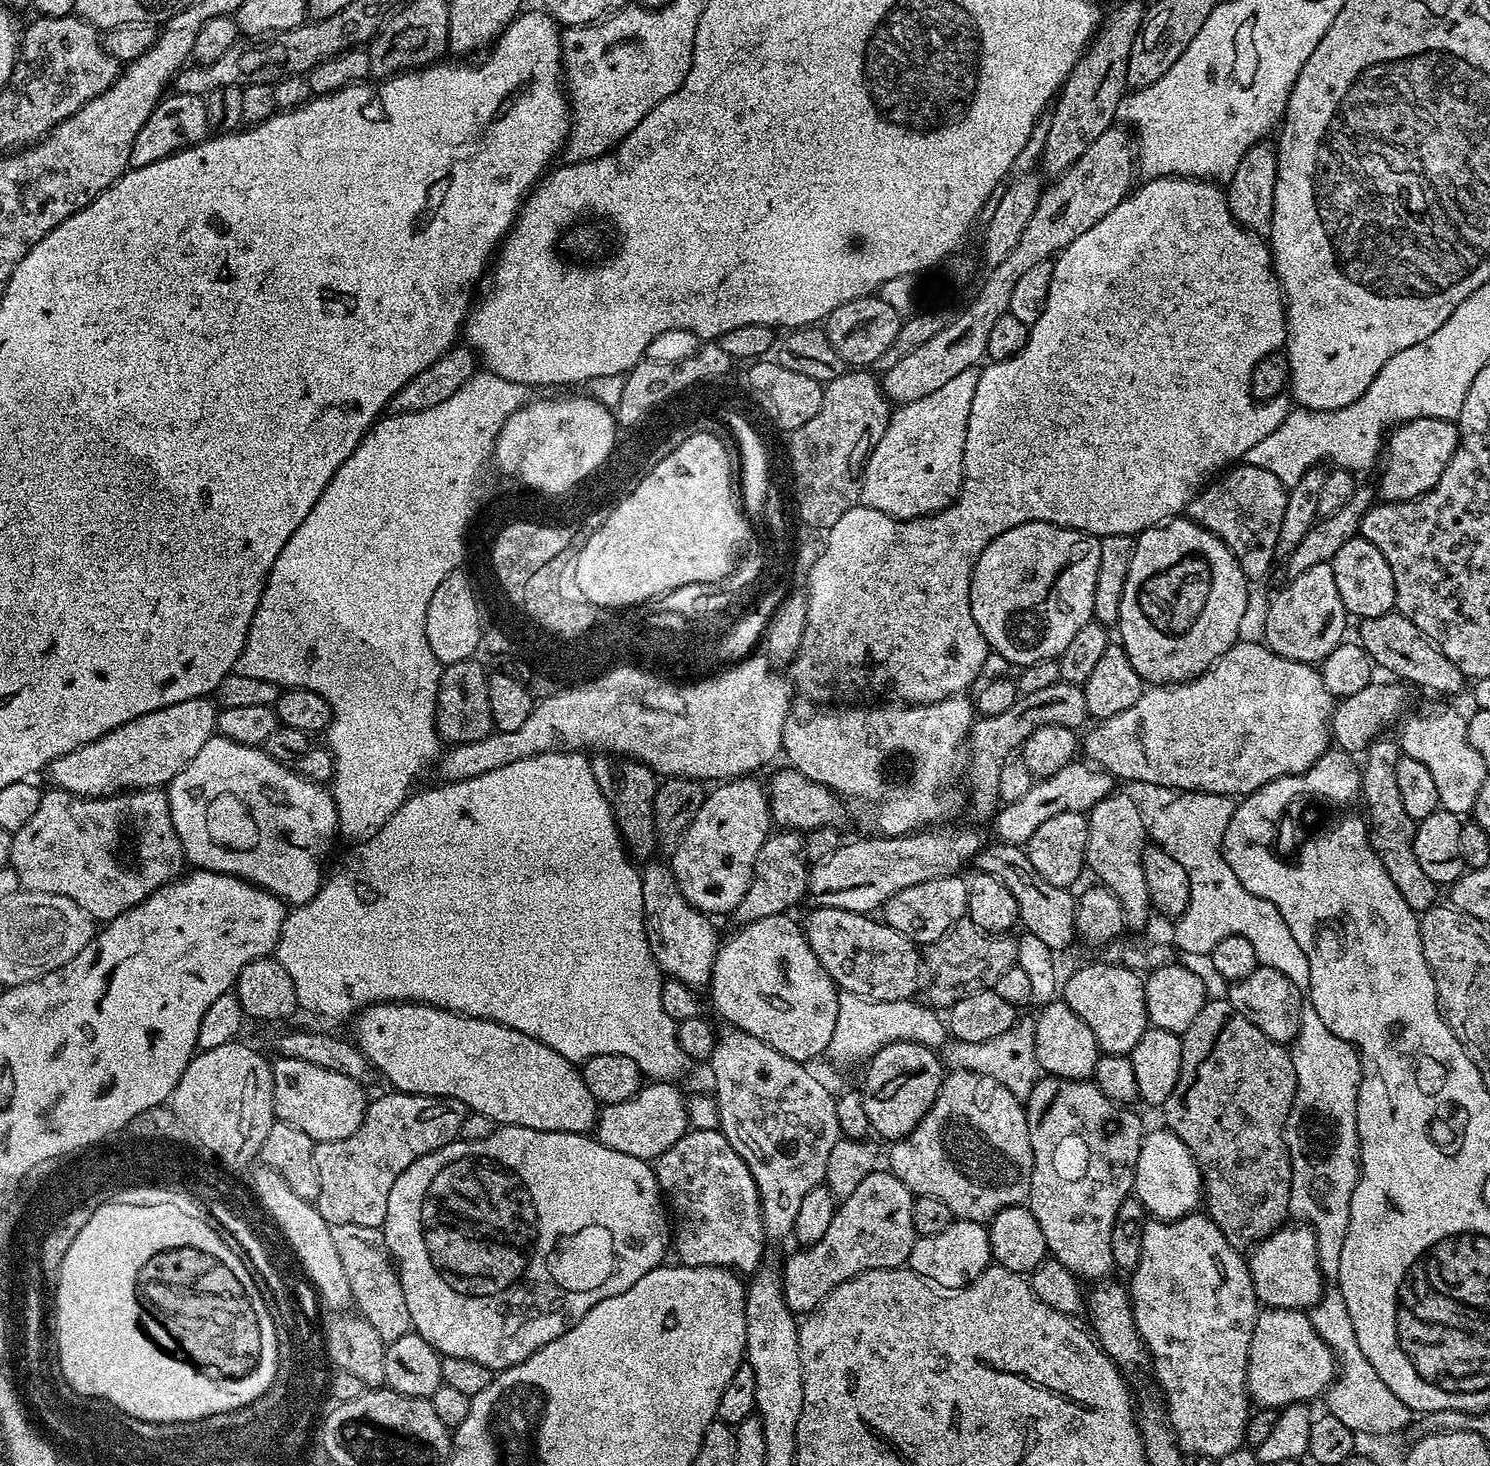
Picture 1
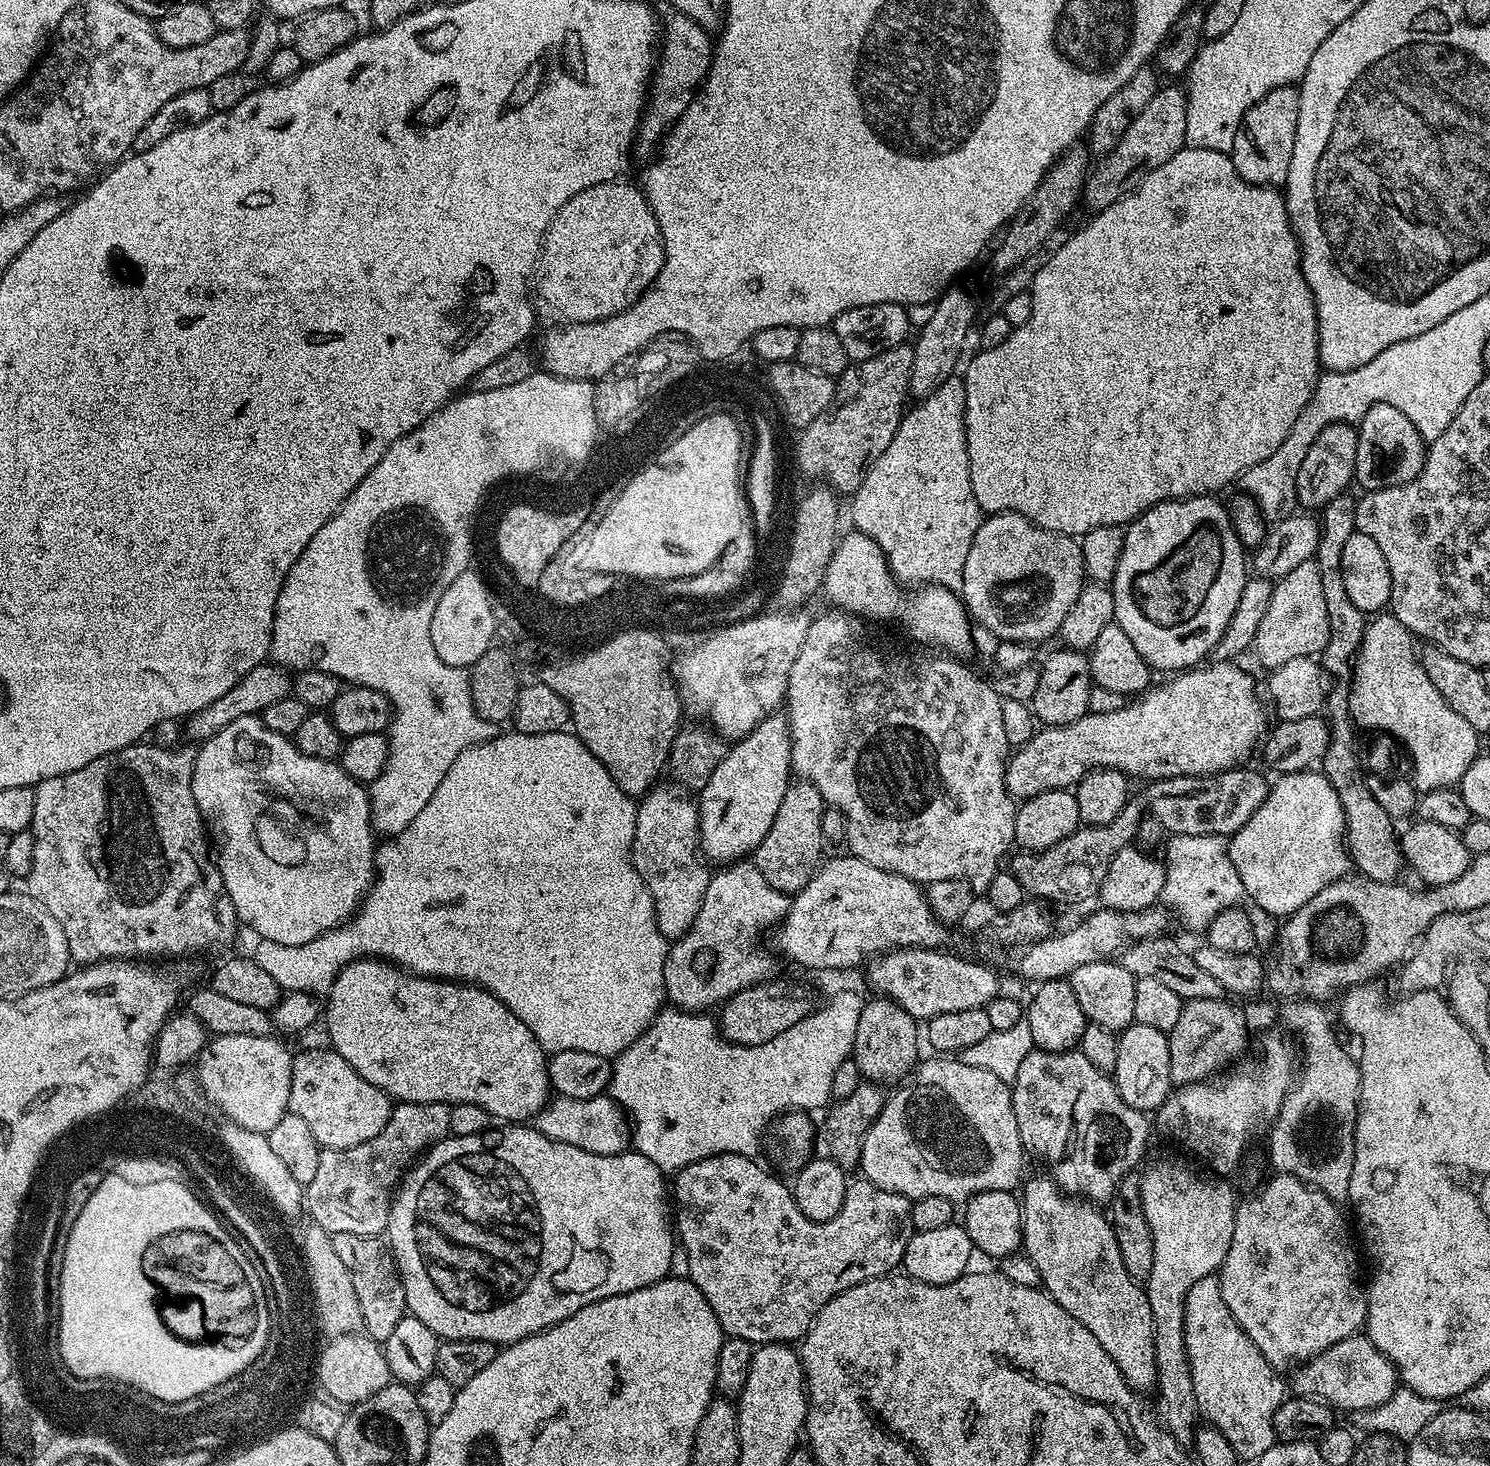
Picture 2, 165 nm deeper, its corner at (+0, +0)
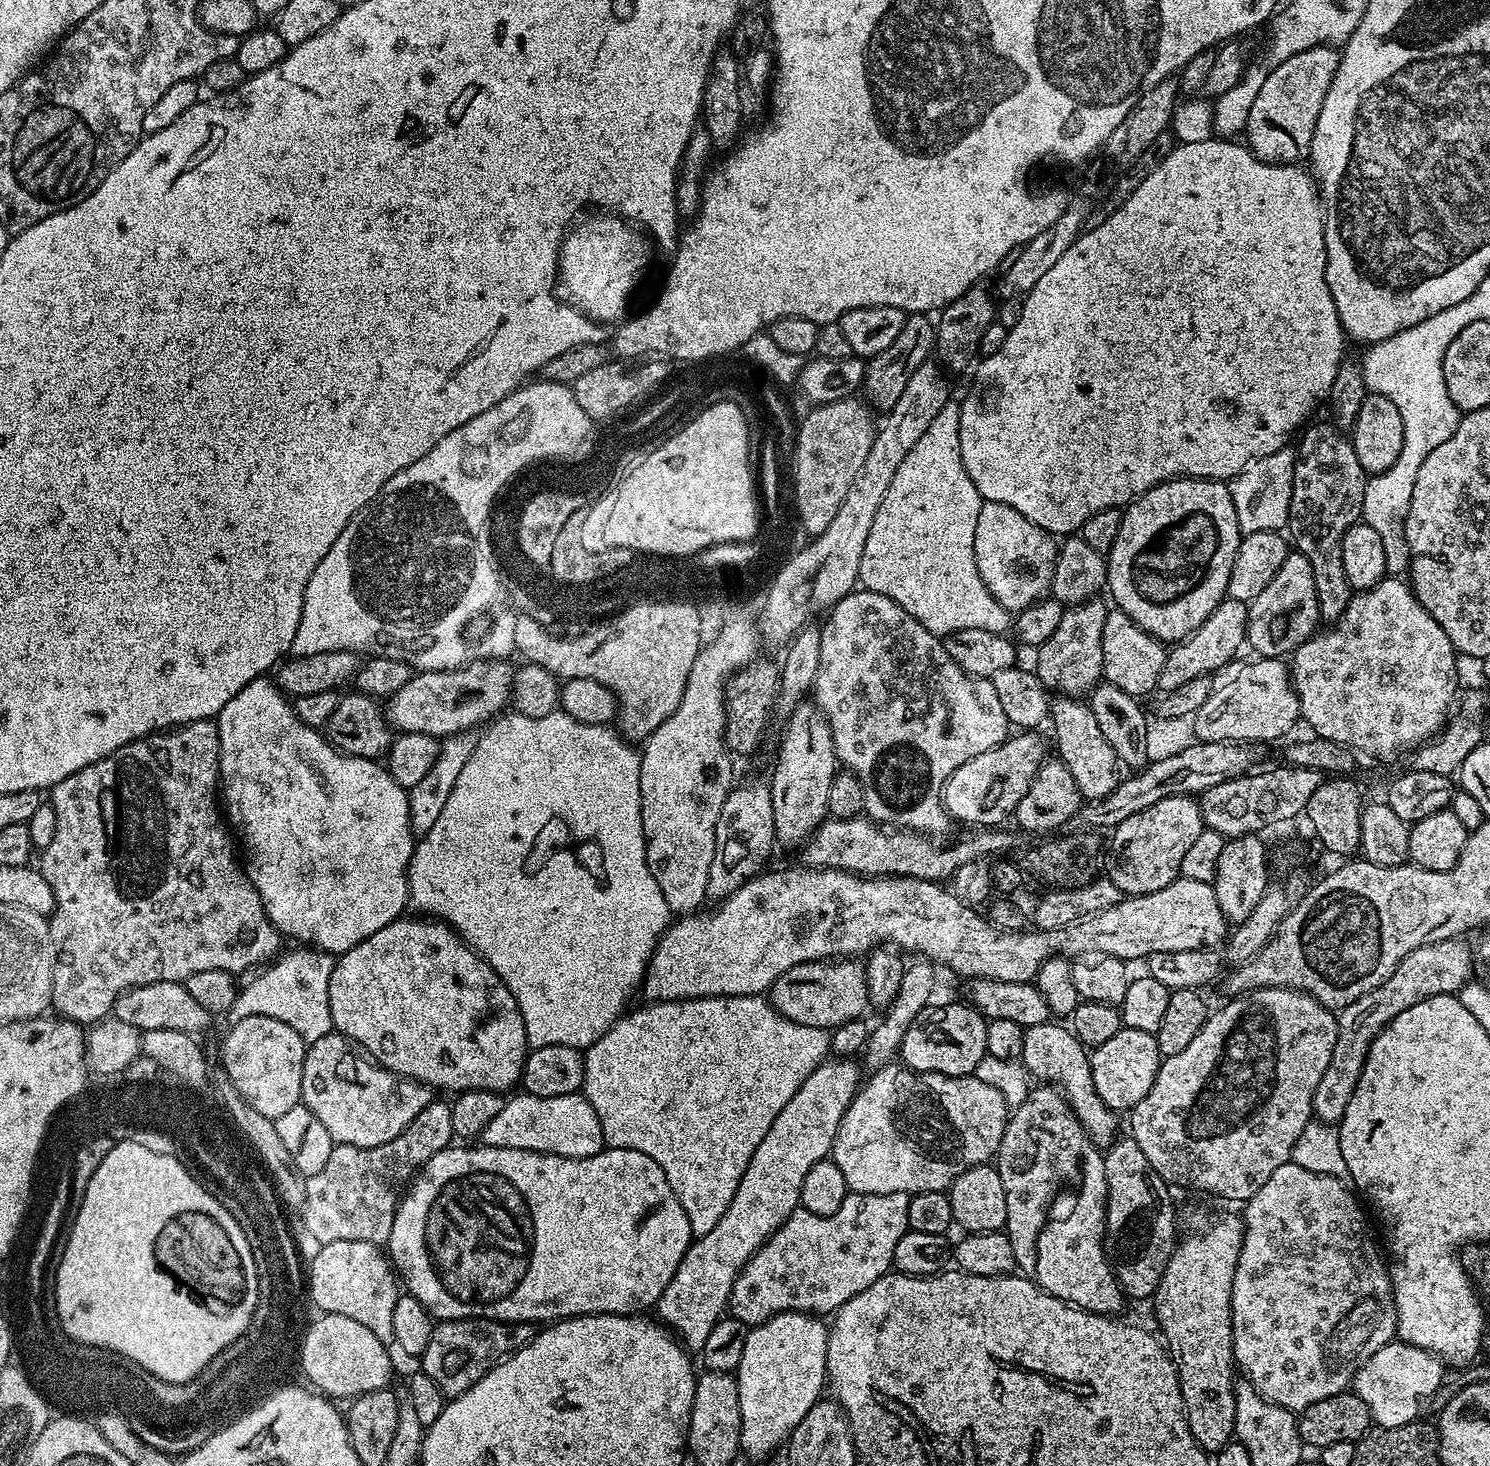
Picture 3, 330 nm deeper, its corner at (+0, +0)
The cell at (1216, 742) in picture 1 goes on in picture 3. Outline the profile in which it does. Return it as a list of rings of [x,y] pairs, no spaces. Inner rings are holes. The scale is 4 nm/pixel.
[[[1024,730],[1009,735],[1007,740],[994,746],[994,750],[986,750],[986,754],[970,758],[970,762],[962,762],[962,766],[958,766],[958,770],[954,770],[944,784],[942,803],[949,817],[953,821],[972,824],[968,826],[1003,825],[1003,820],[1015,813],[1018,802],[1022,802],[1026,790],[1030,790],[1038,770],[1044,764],[1046,753],[1040,734],[1036,730]]]

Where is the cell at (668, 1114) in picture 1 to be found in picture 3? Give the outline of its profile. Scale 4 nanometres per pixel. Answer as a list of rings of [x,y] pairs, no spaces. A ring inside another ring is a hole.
[[[519,1094],[511,1100],[505,1099],[502,1111],[486,1126],[482,1137],[483,1143],[490,1148],[517,1148],[518,1150],[530,1150],[542,1154],[554,1154],[562,1158],[590,1158],[594,1154],[604,1151],[604,1135],[602,1124],[598,1122],[598,1116],[594,1114],[594,1108],[590,1106],[588,1099],[582,1094],[571,1096],[559,1096],[558,1098],[538,1098],[527,1094]]]

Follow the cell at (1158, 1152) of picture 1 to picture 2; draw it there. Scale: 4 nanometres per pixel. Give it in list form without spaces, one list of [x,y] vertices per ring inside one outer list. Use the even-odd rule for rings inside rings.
[[[1158,1160],[1140,1176],[1143,1209],[1154,1239],[1154,1261],[1151,1272],[1145,1279],[1144,1289],[1150,1302],[1151,1317],[1154,1318],[1155,1326],[1156,1388],[1158,1393],[1160,1392],[1164,1406],[1164,1426],[1175,1441],[1185,1448],[1191,1447],[1200,1422],[1197,1398],[1194,1395],[1193,1374],[1185,1344],[1185,1298],[1193,1284],[1219,1271],[1226,1254],[1229,1253],[1238,1207],[1238,1198],[1234,1196],[1228,1184],[1230,1182],[1214,1174],[1207,1175],[1182,1162]]]

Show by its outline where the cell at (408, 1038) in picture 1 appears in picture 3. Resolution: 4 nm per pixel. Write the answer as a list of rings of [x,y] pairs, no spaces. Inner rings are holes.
[[[401,918],[382,926],[382,930],[378,930],[378,934],[370,934],[366,942],[358,942],[358,946],[335,957],[336,965],[330,974],[330,1018],[333,1029],[341,1036],[348,1037],[353,1045],[363,1049],[380,1067],[399,1076],[407,1076],[409,1080],[418,1084],[426,1084],[433,1090],[445,1088],[446,1091],[452,1092],[451,1094],[470,1090],[490,1090],[504,1094],[507,1093],[507,1088],[512,1088],[515,1084],[517,1087],[524,1075],[524,1059],[528,1057],[530,1049],[526,1038],[526,1026],[522,1022],[518,1002],[514,1002],[514,994],[510,994],[502,978],[498,978],[494,969],[469,944],[465,944],[464,939],[449,924],[435,918],[408,919]]]

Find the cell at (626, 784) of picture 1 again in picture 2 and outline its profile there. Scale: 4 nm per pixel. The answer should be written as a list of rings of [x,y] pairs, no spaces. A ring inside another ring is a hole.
[[[628,633],[628,635],[620,636],[617,640],[609,637],[601,646],[582,651],[571,659],[564,661],[557,668],[552,668],[550,674],[546,674],[546,679],[550,690],[557,692],[568,704],[571,731],[584,743],[586,750],[590,750],[590,754],[594,754],[594,758],[598,758],[598,762],[602,762],[602,766],[606,766],[606,770],[610,770],[610,778],[614,778],[614,782],[618,782],[618,786],[622,786],[624,793],[633,798],[640,798],[651,792],[654,785],[659,781],[656,779],[659,778],[660,771],[662,773],[665,771],[672,743],[676,733],[682,727],[682,721],[680,721],[680,712],[682,713],[680,694],[677,692],[670,675],[670,649],[667,645],[661,646],[654,636],[649,636],[647,633]]]

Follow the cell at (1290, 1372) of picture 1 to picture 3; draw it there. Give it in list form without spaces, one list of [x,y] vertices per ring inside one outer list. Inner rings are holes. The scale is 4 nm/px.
[[[1393,1342],[1382,1346],[1356,1372],[1354,1391],[1366,1406],[1370,1406],[1373,1425],[1382,1428],[1397,1428],[1413,1423],[1423,1404],[1431,1401],[1432,1395],[1446,1380],[1445,1365],[1432,1352],[1413,1344]]]

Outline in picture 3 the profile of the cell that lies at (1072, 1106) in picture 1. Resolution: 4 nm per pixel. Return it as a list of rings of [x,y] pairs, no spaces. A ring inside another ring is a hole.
[[[1055,1022],[1039,1024],[1023,1029],[1020,1041],[1019,1059],[1024,1071],[1036,1082],[1055,1082],[1068,1097],[1072,1112],[1080,1120],[1080,1124],[1091,1136],[1097,1146],[1107,1146],[1117,1139],[1117,1113],[1105,1106],[1102,1098],[1094,1090],[1092,1077],[1092,1061],[1080,1039],[1072,1033],[1071,1027]]]

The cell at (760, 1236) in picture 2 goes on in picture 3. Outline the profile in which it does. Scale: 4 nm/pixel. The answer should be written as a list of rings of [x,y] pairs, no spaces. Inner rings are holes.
[[[849,1192],[848,1196],[829,1216],[810,1214],[810,1210],[795,1208],[782,1222],[782,1226],[746,1262],[730,1290],[728,1308],[731,1319],[741,1320],[743,1324],[755,1326],[766,1322],[780,1312],[807,1312],[809,1314],[835,1313],[854,1294],[862,1294],[878,1278],[889,1275],[894,1258],[894,1246],[898,1238],[910,1231],[908,1226],[909,1193],[858,1194]]]

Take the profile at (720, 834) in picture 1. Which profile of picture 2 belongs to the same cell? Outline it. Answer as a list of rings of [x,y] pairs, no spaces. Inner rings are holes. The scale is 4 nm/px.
[[[784,714],[767,716],[750,734],[729,747],[722,762],[714,766],[710,782],[699,789],[701,853],[716,866],[751,857],[762,838],[766,838],[766,830],[774,826],[774,814],[778,814],[778,806],[782,806],[792,775],[788,717]]]

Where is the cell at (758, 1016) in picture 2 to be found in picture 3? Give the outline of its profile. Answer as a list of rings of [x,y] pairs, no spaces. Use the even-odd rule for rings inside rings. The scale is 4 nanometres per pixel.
[[[829,958],[794,966],[794,970],[786,970],[786,974],[773,982],[770,1003],[779,1016],[790,1018],[790,1022],[798,1022],[802,1026],[833,1030],[851,1020],[859,1020],[865,1015],[863,1012],[870,1008],[864,965],[856,958]]]

